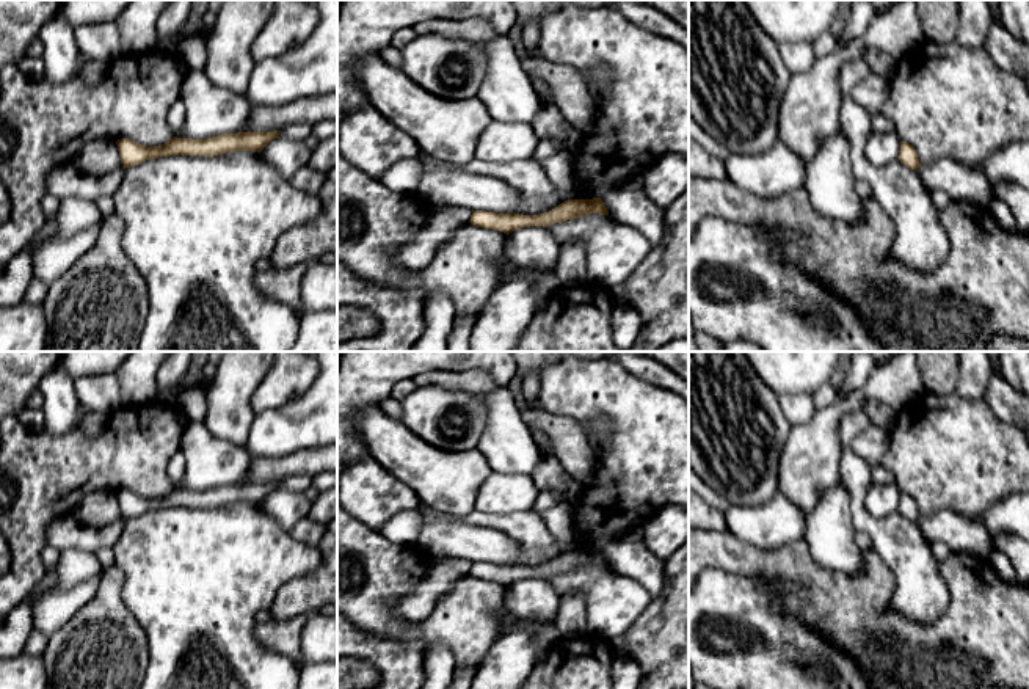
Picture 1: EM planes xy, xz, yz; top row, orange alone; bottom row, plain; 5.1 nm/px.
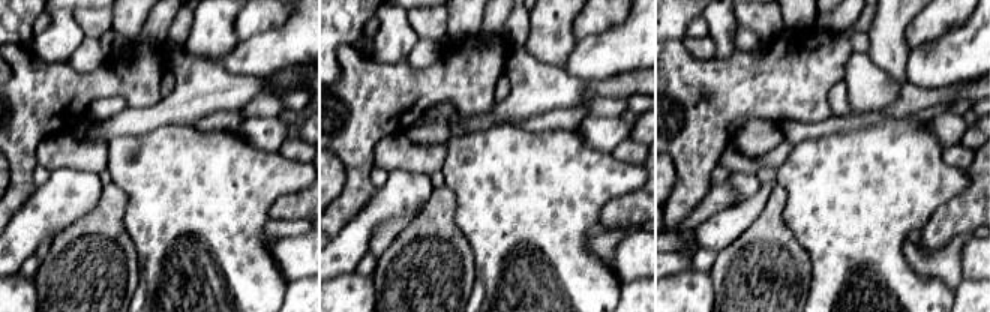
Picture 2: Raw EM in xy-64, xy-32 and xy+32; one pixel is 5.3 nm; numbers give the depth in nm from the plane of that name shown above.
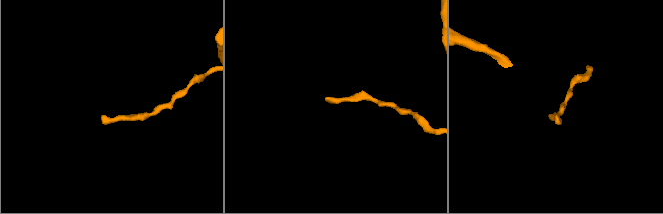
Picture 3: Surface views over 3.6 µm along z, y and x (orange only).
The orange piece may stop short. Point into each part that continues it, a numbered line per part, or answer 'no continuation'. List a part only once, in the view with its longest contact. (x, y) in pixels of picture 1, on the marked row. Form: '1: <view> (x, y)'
no continuation

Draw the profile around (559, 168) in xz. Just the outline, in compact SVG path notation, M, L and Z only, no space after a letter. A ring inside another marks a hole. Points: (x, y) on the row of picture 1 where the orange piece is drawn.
M563 149L540 163L546 171L547 179L565 199L573 199L577 195L574 154L571 151Z

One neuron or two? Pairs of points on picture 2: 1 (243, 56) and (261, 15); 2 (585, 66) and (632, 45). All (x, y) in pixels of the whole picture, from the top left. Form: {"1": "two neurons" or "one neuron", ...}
{"1": "two neurons", "2": "one neuron"}

